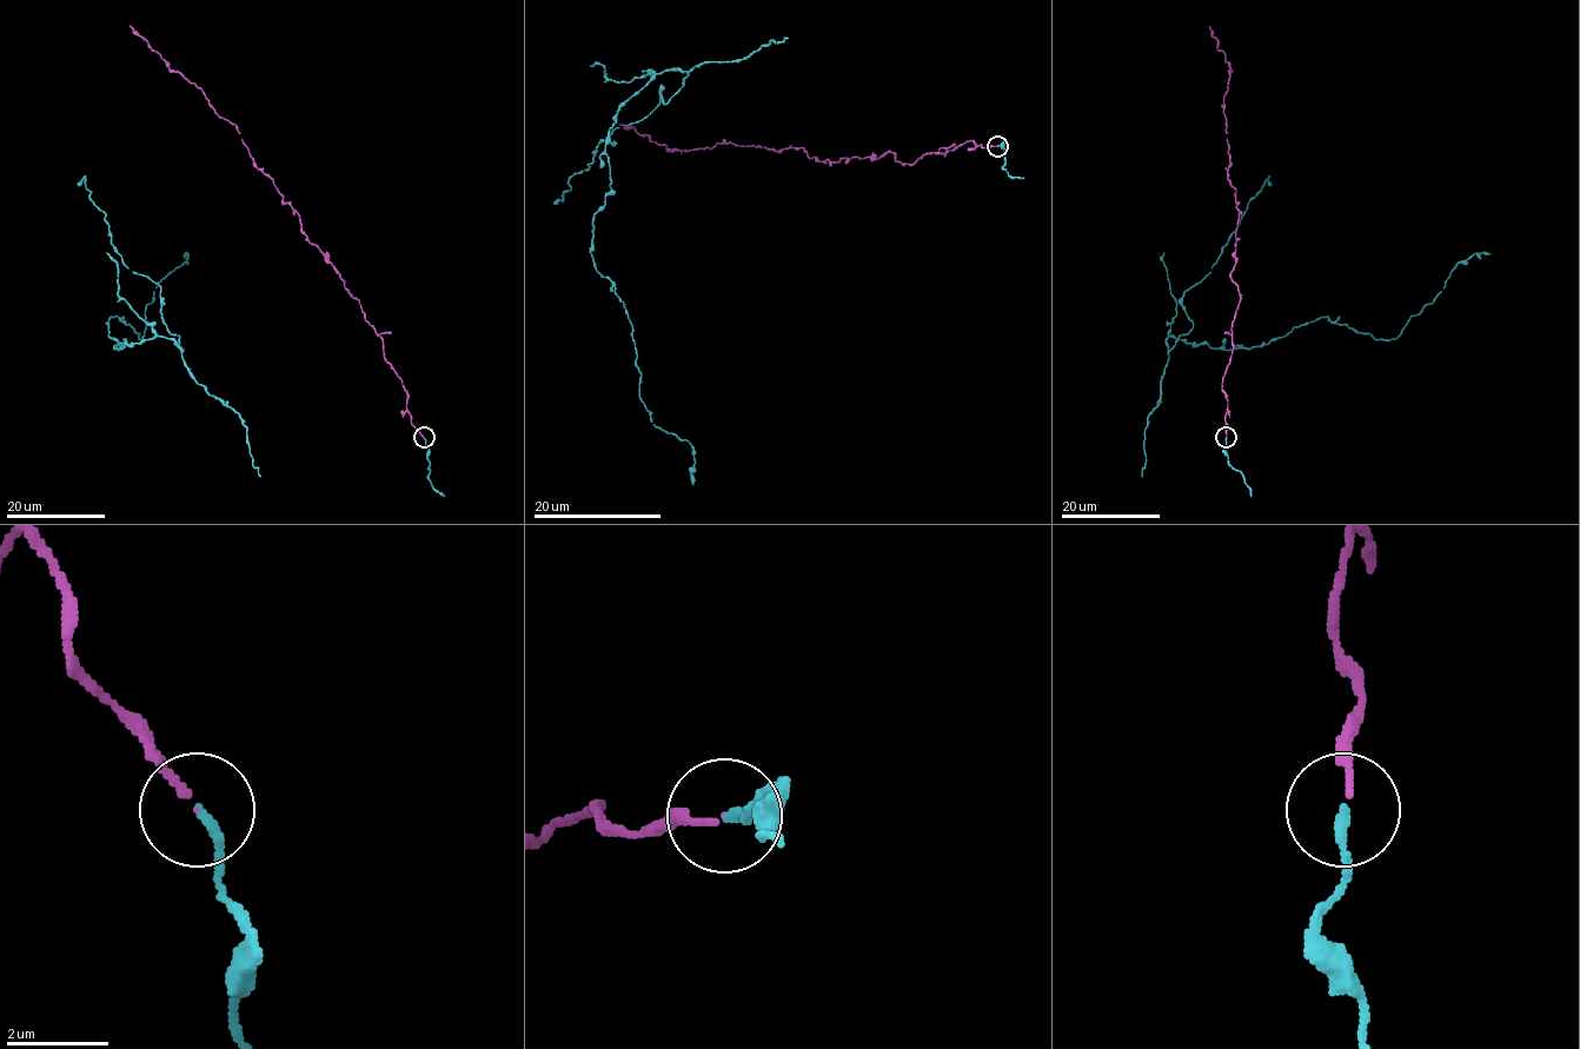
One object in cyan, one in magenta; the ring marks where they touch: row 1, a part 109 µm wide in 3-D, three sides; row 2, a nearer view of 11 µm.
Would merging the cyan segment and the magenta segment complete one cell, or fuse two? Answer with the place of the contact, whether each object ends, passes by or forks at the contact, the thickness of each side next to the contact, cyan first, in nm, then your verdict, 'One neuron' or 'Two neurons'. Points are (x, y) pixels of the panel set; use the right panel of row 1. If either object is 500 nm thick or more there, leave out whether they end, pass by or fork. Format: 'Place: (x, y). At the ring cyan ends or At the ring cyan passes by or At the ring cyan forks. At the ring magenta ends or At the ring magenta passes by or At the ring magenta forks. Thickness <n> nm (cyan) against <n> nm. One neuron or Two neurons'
Place: (1226, 437). At the ring cyan ends. At the ring magenta ends. Thickness 190 nm (cyan) against 110 nm. One neuron

